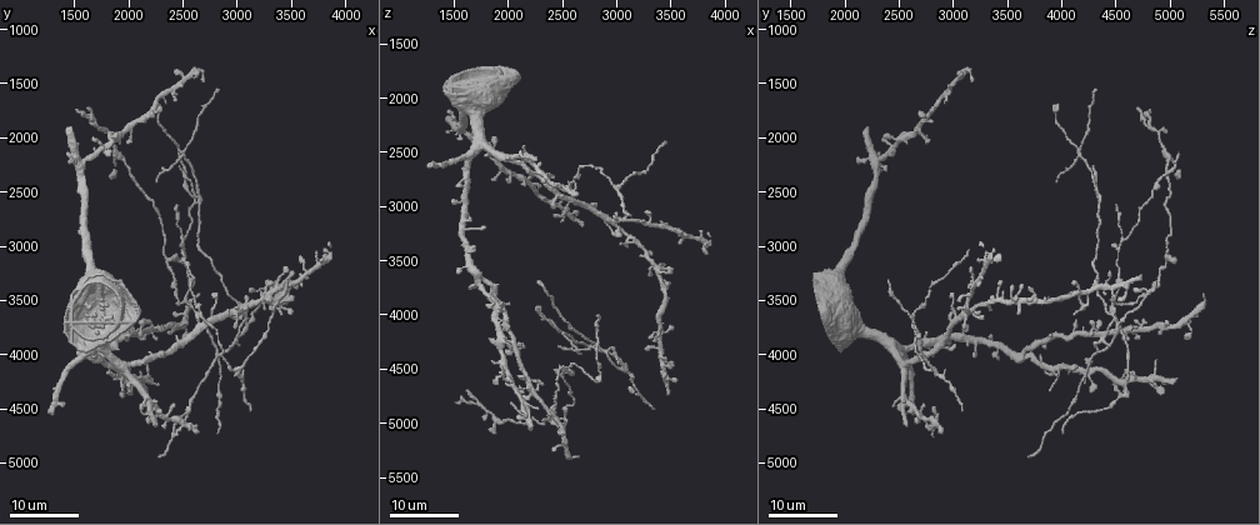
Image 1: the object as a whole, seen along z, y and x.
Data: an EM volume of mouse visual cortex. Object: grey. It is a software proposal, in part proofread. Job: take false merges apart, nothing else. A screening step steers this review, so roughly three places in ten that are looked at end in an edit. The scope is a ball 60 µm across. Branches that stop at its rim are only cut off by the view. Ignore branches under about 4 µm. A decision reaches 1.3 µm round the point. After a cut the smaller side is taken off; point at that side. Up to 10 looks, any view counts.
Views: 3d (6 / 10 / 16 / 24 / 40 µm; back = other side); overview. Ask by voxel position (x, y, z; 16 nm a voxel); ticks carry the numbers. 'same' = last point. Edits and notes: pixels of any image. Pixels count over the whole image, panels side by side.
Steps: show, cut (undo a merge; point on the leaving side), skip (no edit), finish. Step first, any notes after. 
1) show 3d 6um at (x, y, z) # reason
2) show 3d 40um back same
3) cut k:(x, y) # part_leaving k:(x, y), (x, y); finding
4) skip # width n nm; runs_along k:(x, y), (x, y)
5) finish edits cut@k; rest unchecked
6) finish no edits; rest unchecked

show 3d 24um at (3060, 3640, 4460) # thin arm on a thick one

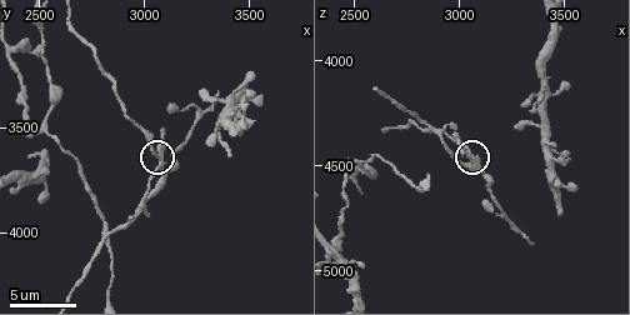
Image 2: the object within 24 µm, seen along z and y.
show 3d 10um at (3080, 3670, 4480)

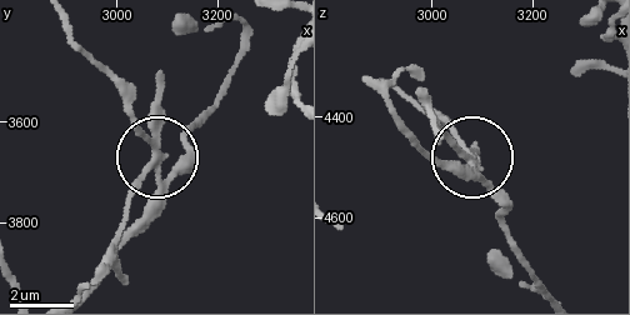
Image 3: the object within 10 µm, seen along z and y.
cut 3:(156, 106) # arms 4; part_leaving 3:(158, 155), (126, 209), (118, 241), (123, 279); a second neuron is stuck on

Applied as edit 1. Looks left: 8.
show 3d 16um at (2500, 2940, 4560) # branch point

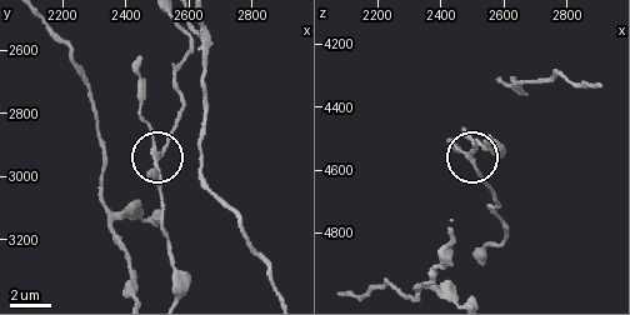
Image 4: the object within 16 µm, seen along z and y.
show 3d 6um at (2490, 2940, 4560)

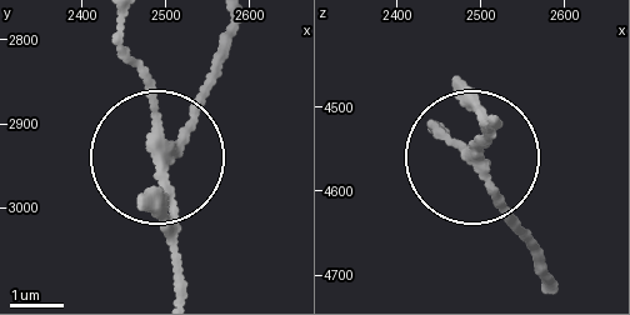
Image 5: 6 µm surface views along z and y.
skip # all the same neuron

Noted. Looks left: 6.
show 3d 16um at (2780, 3620, 3020)

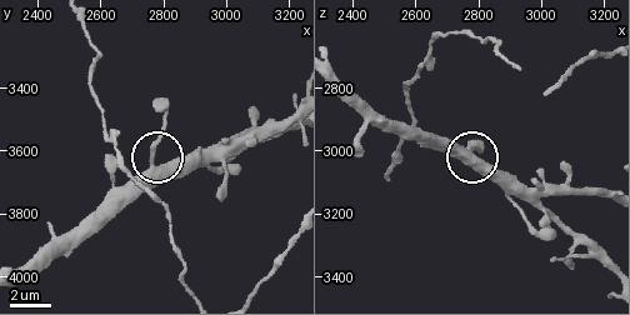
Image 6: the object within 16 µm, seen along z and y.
show 3d 10um same

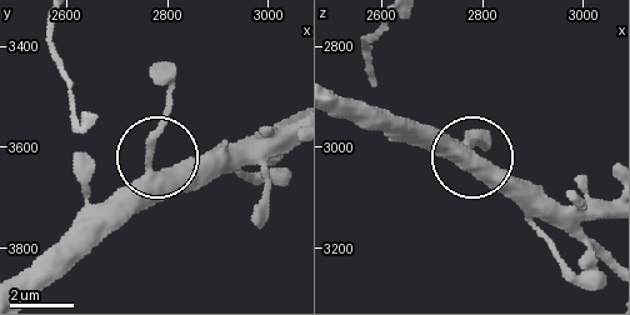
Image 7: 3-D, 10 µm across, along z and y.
skip # side_arm 45 um; continuous, no second neuron

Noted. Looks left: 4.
show 3d 10um at (2540, 3510, 4480) # three arms meet

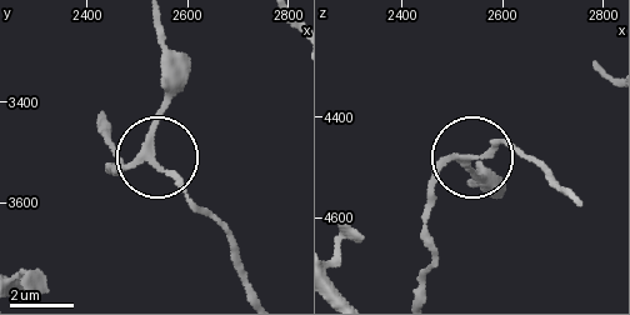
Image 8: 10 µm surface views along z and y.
skip # width 190 nm; all the same neuron

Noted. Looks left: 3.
show 3d 16um at (2520, 2140, 4180) # four arms meet

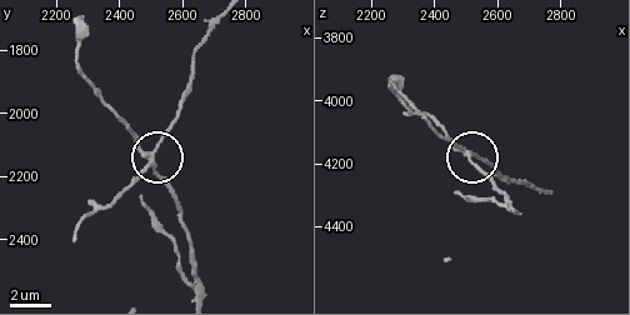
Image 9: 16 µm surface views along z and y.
show 3d 10um at (2490, 2140, 4160)

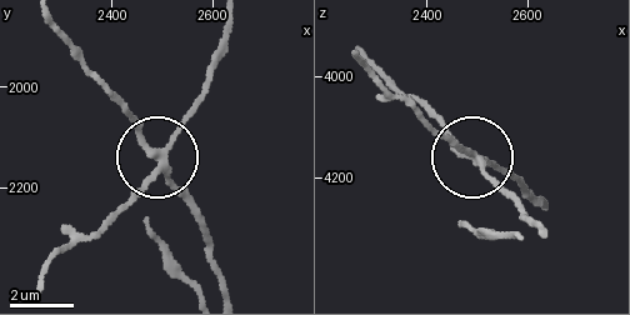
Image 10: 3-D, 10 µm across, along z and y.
cut 10:(135, 188) # side_arm 10 um; part_leaving 10:(165, 155), (208, 78), (226, 21); two neurons meet here

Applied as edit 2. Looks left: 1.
finish edits cut@3, cut@10; rest unchecked

